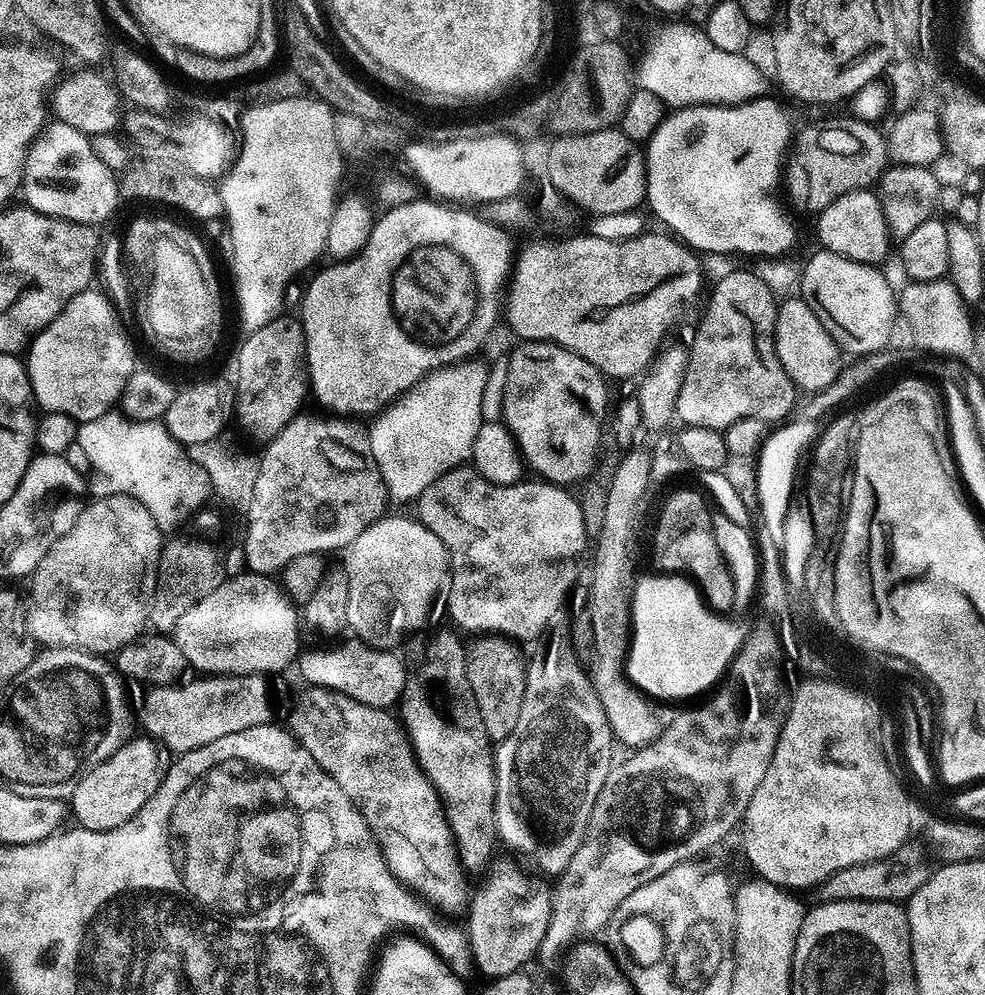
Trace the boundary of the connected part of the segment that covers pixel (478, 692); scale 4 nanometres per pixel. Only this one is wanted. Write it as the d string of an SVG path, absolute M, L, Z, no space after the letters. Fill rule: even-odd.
M485 635L476 645L467 649L468 677L474 698L478 702L478 711L482 713L482 722L486 726L489 740L505 740L518 726L518 714L521 713L522 696L525 683L526 665L513 641L501 636Z

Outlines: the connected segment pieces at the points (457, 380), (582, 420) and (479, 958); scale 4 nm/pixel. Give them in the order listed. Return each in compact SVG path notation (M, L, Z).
M469 358L429 373L394 400L367 429L370 450L386 482L389 501L415 502L442 474L471 461L474 438L482 423L482 390L488 368Z
M526 340L517 345L512 356L507 359L502 423L511 432L523 463L527 467L529 464L539 479L550 484L573 486L579 480L586 479L596 468L596 459L600 456L600 439L606 436L606 421L610 416L609 381L604 373L586 362L586 358L548 340Z
M504 868L470 898L472 913L468 916L466 944L472 953L477 973L495 978L523 969L528 959L535 957L546 934L552 913L552 894L543 879L531 880L516 868Z

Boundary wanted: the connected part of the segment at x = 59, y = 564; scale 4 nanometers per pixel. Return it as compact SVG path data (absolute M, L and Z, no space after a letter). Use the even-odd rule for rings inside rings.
M107 495L81 507L74 526L49 547L43 562L30 577L32 604L30 600L26 615L28 632L37 645L115 654L145 631L150 616L146 602L151 601L156 590L156 572L160 569L162 530L154 522L150 510L132 496Z

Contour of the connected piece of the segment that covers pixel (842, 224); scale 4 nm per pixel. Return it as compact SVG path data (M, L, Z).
M861 190L842 194L842 198L832 200L830 206L822 209L815 220L816 236L820 239L819 247L823 251L845 256L854 262L883 265L883 260L888 256L890 233L886 218L882 214L880 197L875 191Z

